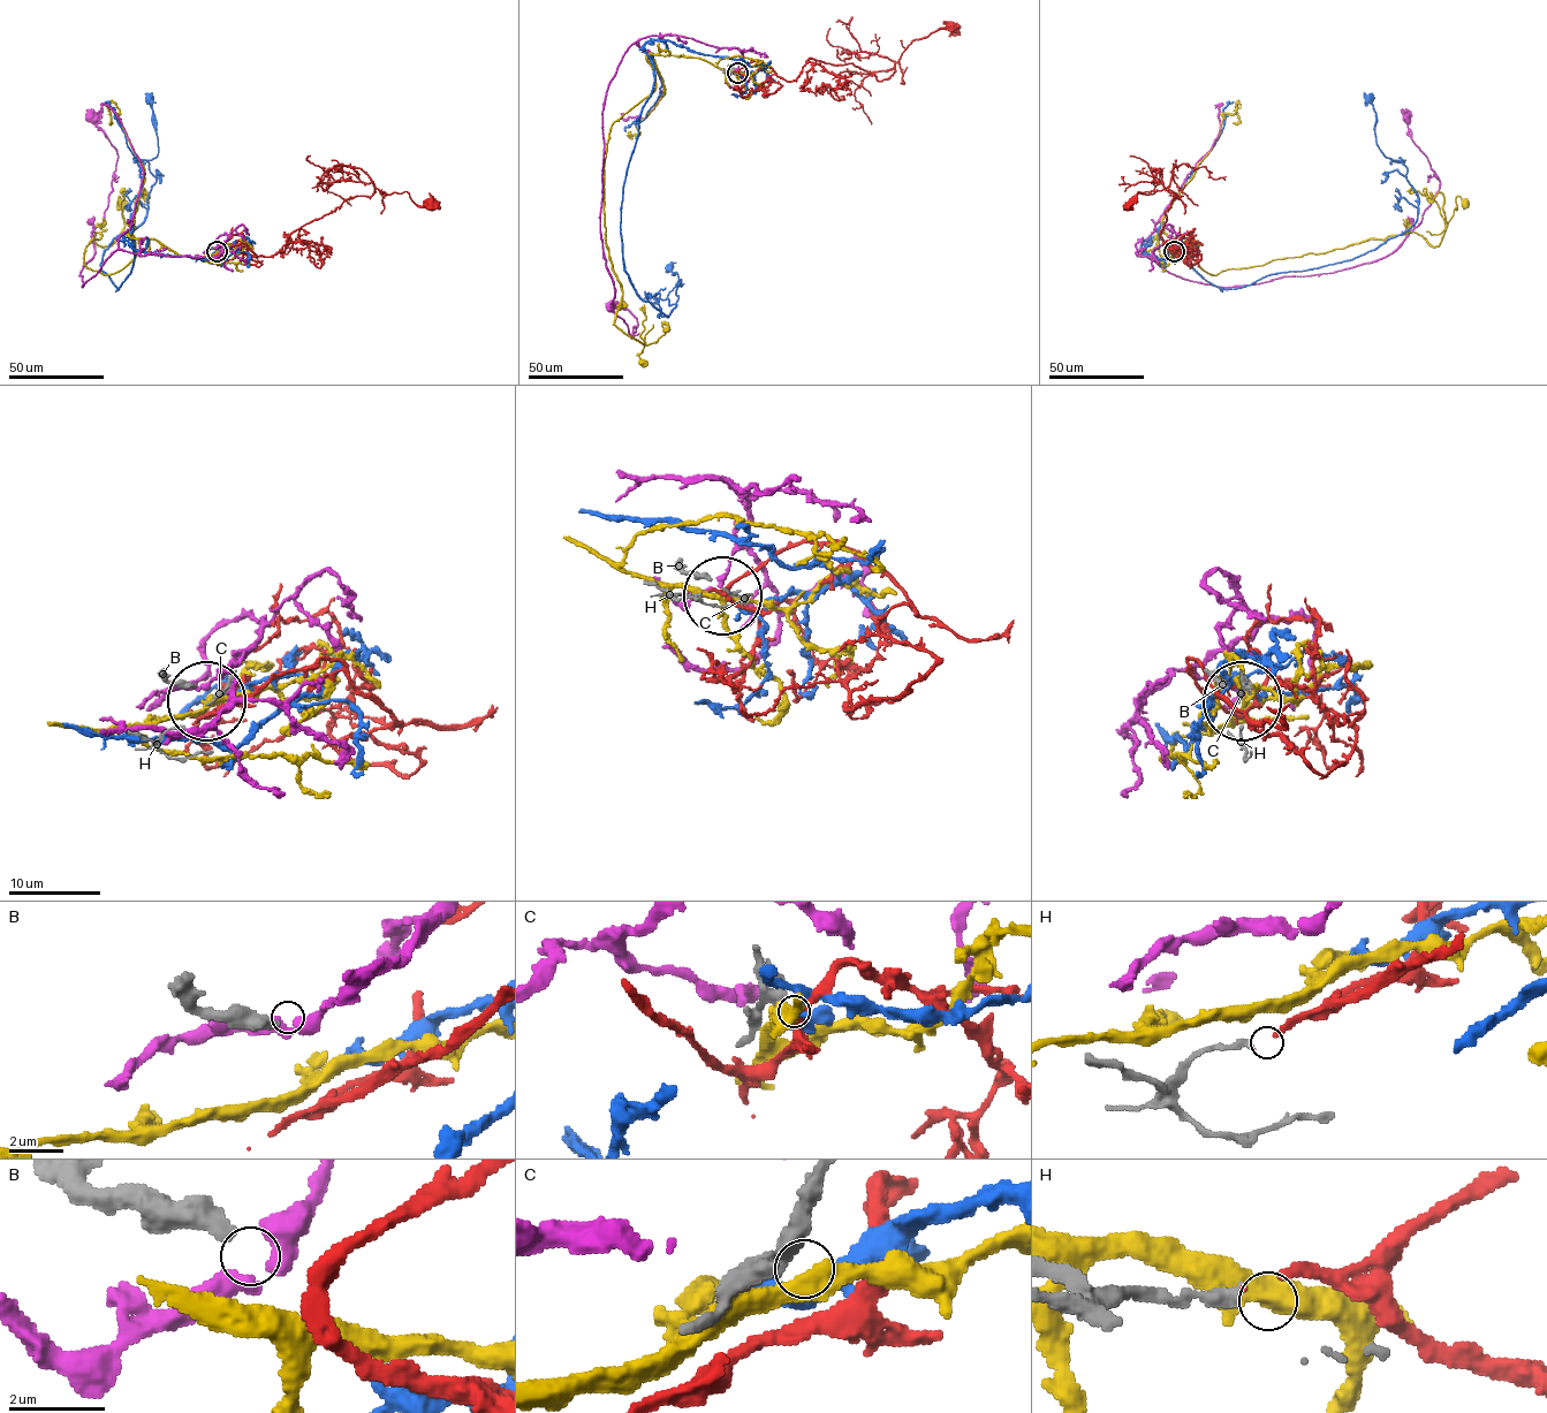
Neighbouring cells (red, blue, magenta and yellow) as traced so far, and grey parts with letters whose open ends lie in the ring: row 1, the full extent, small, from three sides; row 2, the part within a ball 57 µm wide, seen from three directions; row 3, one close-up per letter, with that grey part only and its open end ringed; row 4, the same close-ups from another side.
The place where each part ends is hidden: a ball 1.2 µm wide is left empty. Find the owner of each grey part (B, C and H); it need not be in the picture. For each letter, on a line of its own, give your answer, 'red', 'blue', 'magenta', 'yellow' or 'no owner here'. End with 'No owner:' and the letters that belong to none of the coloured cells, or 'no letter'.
B: no owner here
C: no owner here
H: red
No owner: B, C

